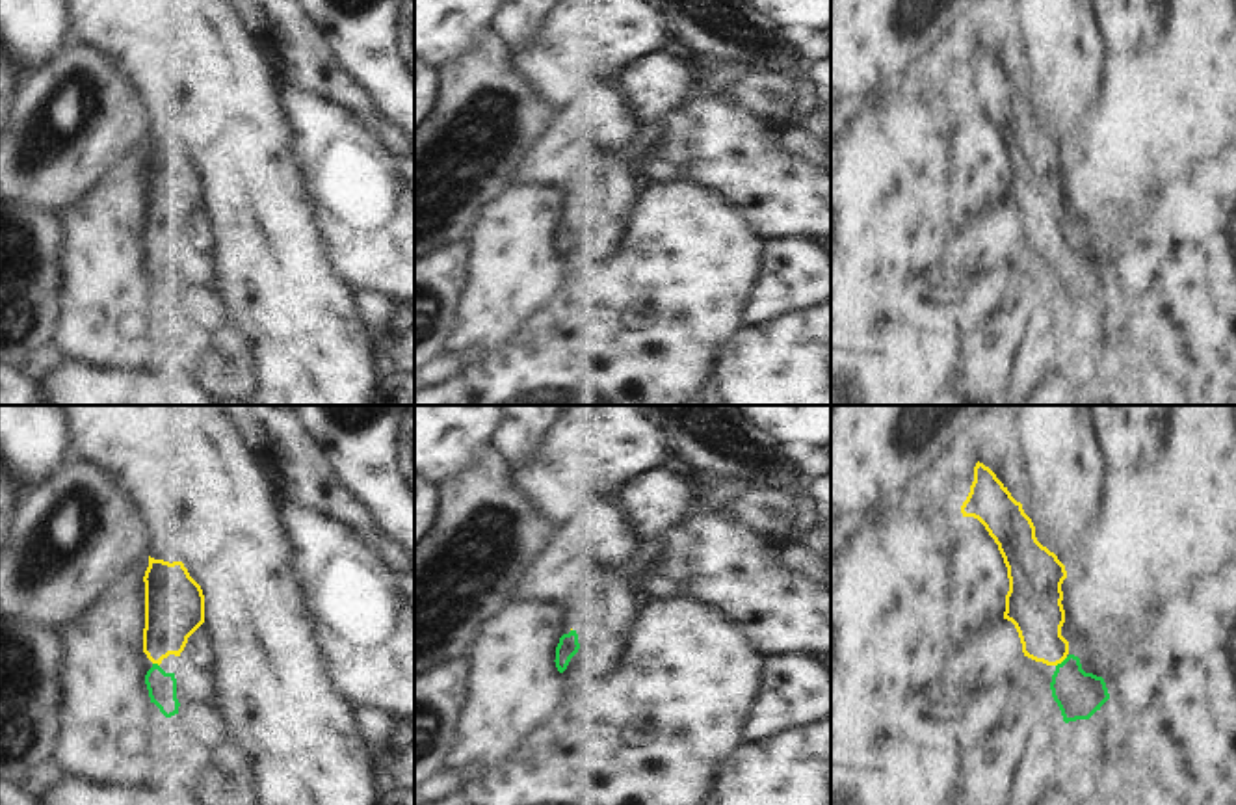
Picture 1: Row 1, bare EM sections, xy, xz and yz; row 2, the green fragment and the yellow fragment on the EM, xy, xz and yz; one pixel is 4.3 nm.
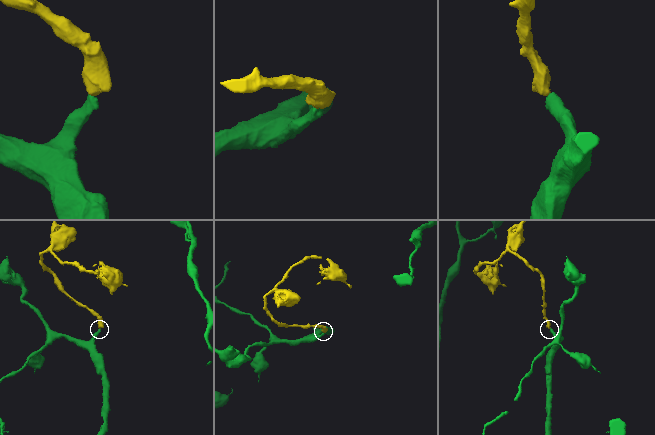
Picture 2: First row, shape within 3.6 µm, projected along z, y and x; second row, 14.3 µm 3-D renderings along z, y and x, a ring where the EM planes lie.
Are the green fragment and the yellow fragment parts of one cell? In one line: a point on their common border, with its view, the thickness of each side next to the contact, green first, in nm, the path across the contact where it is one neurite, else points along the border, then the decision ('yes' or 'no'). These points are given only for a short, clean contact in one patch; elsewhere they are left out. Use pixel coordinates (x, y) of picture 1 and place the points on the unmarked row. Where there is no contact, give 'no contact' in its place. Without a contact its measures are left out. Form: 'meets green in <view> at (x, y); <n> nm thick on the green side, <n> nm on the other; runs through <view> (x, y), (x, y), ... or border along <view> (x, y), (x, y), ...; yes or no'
meets green in yz at (1064, 244); 200 nm thick on the green side, 240 nm on the other; runs through yz (1078, 277), (1069, 266), (1064, 244), (1041, 222), (1036, 194); yes

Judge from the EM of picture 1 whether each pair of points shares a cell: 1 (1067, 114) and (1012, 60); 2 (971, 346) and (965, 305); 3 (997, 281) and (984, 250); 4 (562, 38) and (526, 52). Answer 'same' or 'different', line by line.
1: different
2: different
3: different
4: same

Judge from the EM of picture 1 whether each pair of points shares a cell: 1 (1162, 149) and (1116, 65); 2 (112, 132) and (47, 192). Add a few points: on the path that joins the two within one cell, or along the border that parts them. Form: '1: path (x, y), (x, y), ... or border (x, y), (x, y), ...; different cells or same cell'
1: path (1140, 131), (1121, 112), (1121, 88); same cell
2: path (95, 149), (64, 175); same cell

